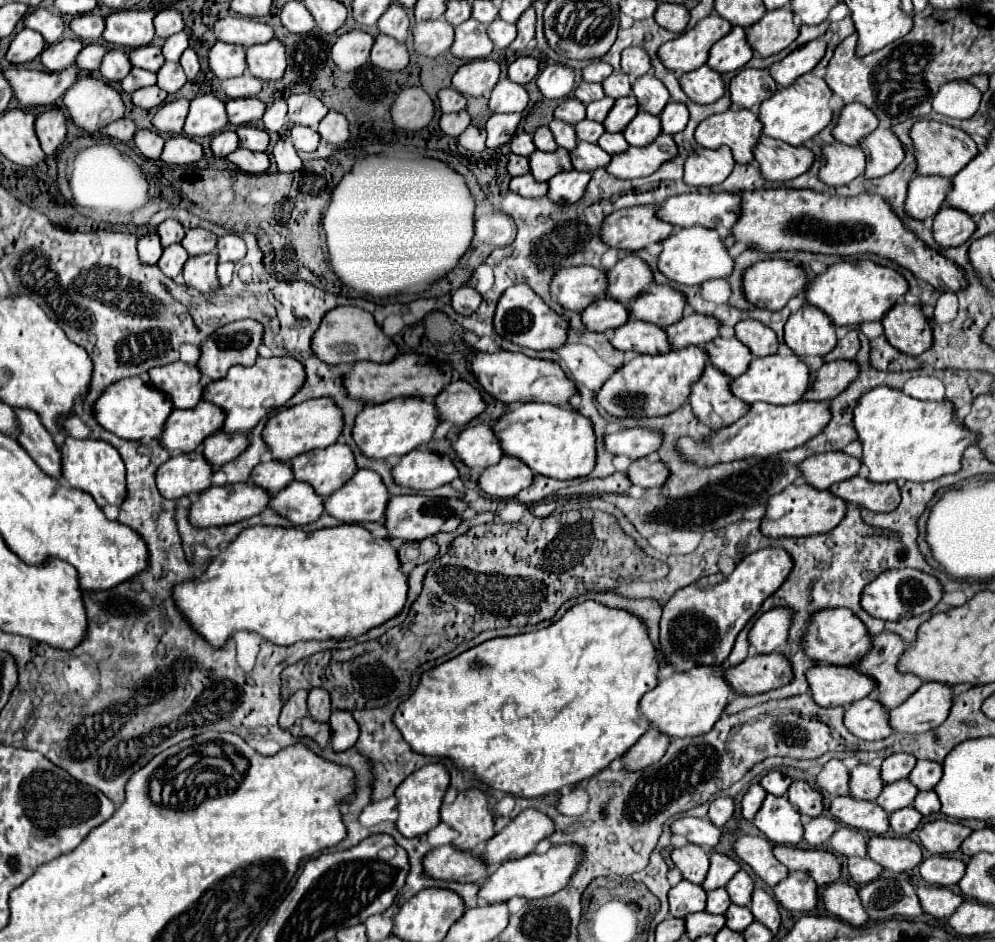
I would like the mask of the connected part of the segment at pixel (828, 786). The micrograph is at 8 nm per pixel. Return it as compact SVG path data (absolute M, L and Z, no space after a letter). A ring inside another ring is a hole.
M831 759L817 775L817 787L831 795L849 795L849 769L841 759Z

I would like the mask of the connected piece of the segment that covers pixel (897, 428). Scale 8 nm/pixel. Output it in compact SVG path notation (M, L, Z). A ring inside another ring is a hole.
M875 387L867 395L863 395L855 407L855 429L863 443L861 463L869 469L869 479L875 483L887 481L933 481L941 475L957 473L961 469L963 453L969 445L973 445L979 435L967 429L963 423L955 419L955 407L951 401L921 401L905 395L903 391L891 387Z

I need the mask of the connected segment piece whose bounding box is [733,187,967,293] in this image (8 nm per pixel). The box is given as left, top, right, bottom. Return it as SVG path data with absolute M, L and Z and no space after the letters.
M779 187L779 189L757 189L757 191L743 191L743 213L739 215L739 221L733 227L735 241L743 241L747 247L755 247L763 253L773 253L773 251L813 251L813 253L825 253L825 255L841 255L841 257L851 257L859 253L875 253L887 259L897 261L899 265L907 267L913 271L913 275L937 291L959 291L967 281L963 281L963 269L955 265L955 261L943 257L939 251L927 247L917 235L903 225L895 213L891 213L891 205L883 201L879 195L871 193L859 193L855 197L839 197L839 195L827 195L827 193L817 193L813 189L789 189L789 187Z

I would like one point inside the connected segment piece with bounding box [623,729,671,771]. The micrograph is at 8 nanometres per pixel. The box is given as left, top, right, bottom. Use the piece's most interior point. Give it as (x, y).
(651, 747)

